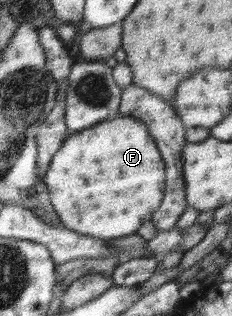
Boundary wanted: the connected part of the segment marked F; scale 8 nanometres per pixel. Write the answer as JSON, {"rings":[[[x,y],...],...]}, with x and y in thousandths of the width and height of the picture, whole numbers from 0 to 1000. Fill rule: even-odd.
{"rings":[[[509,364],[491,377],[431,386],[409,399],[358,408],[323,424],[297,424],[293,440],[276,446],[276,459],[267,459],[267,465],[241,478],[233,497],[224,497],[207,541],[198,541],[198,554],[190,554],[185,576],[211,604],[211,636],[224,642],[224,655],[250,677],[276,722],[397,747],[401,753],[474,759],[591,737],[595,725],[603,725],[629,699],[651,699],[655,677],[685,658],[711,617],[711,535],[707,506],[698,503],[681,462],[672,462],[672,449],[664,449],[664,437],[655,437],[638,415],[638,399],[569,367]]]}

